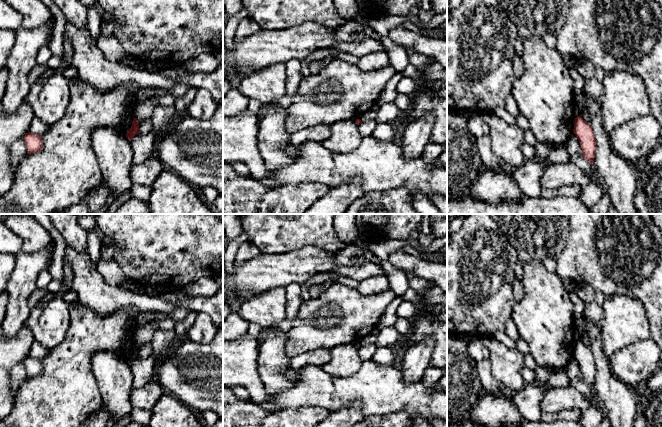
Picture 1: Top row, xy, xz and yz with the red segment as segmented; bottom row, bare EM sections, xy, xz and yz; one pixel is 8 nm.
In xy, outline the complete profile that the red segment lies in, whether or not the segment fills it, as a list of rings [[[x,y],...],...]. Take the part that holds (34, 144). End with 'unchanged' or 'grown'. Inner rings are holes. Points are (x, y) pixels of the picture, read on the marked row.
[[[28,132],[24,136],[24,141],[28,154],[38,153],[43,148],[43,141],[40,135]]] | unchanged

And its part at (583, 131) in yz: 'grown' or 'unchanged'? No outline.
unchanged

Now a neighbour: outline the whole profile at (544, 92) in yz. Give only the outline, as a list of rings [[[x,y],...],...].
[[[540,36],[524,38],[524,73],[516,77],[511,93],[520,113],[527,119],[529,129],[537,139],[553,146],[565,145],[574,129],[574,82],[570,69],[565,65],[562,55],[546,45]]]

